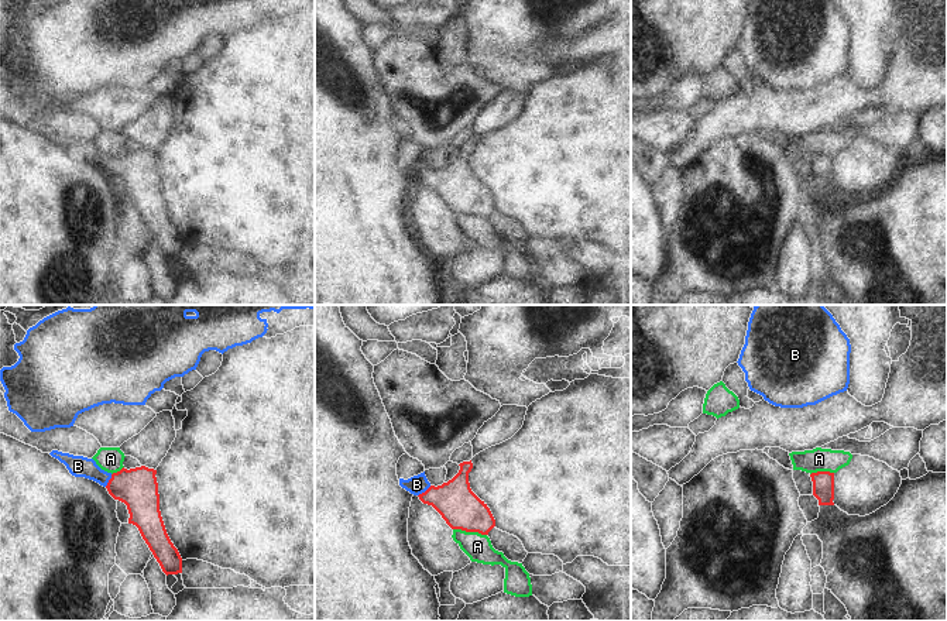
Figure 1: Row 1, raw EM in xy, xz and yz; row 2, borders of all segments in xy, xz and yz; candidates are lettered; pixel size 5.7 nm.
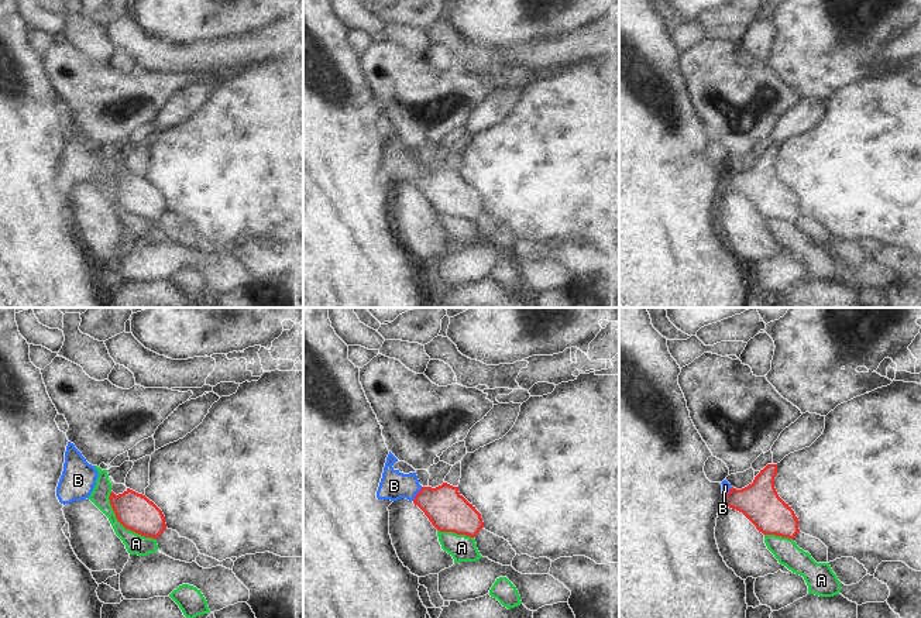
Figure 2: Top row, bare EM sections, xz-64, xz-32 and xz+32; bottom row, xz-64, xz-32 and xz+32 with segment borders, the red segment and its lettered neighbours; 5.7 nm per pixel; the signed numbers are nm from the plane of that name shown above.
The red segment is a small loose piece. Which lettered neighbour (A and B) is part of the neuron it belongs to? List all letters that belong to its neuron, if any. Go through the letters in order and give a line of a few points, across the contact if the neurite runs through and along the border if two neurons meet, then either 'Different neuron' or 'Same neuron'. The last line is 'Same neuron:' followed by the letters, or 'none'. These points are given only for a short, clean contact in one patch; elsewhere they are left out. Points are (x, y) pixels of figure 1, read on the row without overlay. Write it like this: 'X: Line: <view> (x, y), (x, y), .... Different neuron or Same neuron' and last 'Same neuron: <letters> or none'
A: Different neuron
B: Line: xz (456, 187), (425, 175), (417, 168). Same neuron
Same neuron: B.

